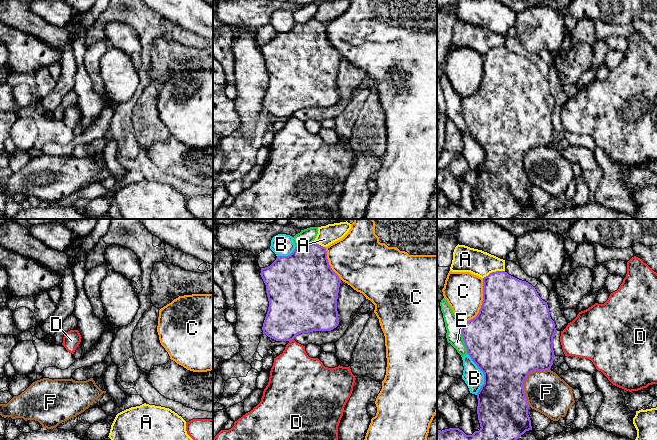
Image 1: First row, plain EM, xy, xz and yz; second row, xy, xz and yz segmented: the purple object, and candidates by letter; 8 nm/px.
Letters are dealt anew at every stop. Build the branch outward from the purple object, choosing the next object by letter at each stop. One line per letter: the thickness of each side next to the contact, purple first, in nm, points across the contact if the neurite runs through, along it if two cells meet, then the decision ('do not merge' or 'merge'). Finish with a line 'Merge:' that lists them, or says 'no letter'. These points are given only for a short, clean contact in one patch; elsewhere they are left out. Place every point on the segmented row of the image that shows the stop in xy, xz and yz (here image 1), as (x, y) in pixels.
A: 380/200 nm | do not merge
B: 500/160 nm | do not merge
C: 500/300 nm | do not merge
D: 420/340 nm | along xz (293, 339), (289, 342) | do not merge
E: 480/130 nm | do not merge
F: 460/320 nm | do not merge
Merge: no letter

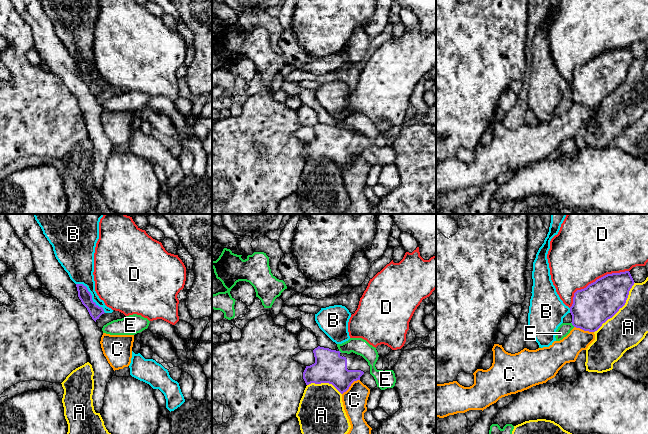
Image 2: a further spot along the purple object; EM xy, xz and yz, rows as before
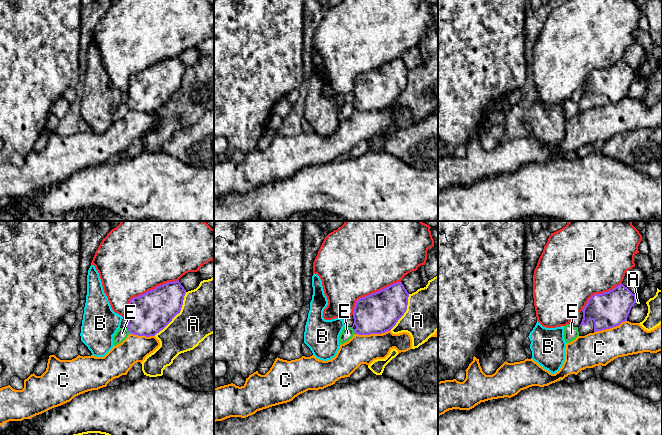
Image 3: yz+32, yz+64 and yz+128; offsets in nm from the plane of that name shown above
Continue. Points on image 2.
A: 320/300 nm | do not merge
B: 100/220 nm | do not merge
C: 260/190 nm | do not merge
D: 320/480 nm | do not merge
E: 320/100 nm | along yz (571, 322), (574, 326) | do not merge
Merge: no letter

